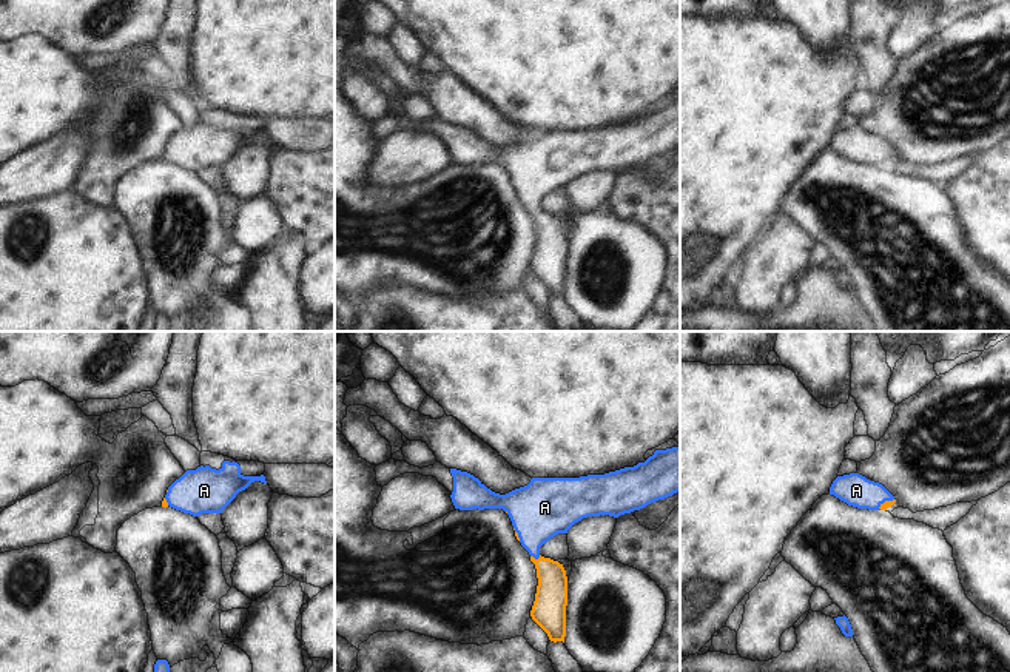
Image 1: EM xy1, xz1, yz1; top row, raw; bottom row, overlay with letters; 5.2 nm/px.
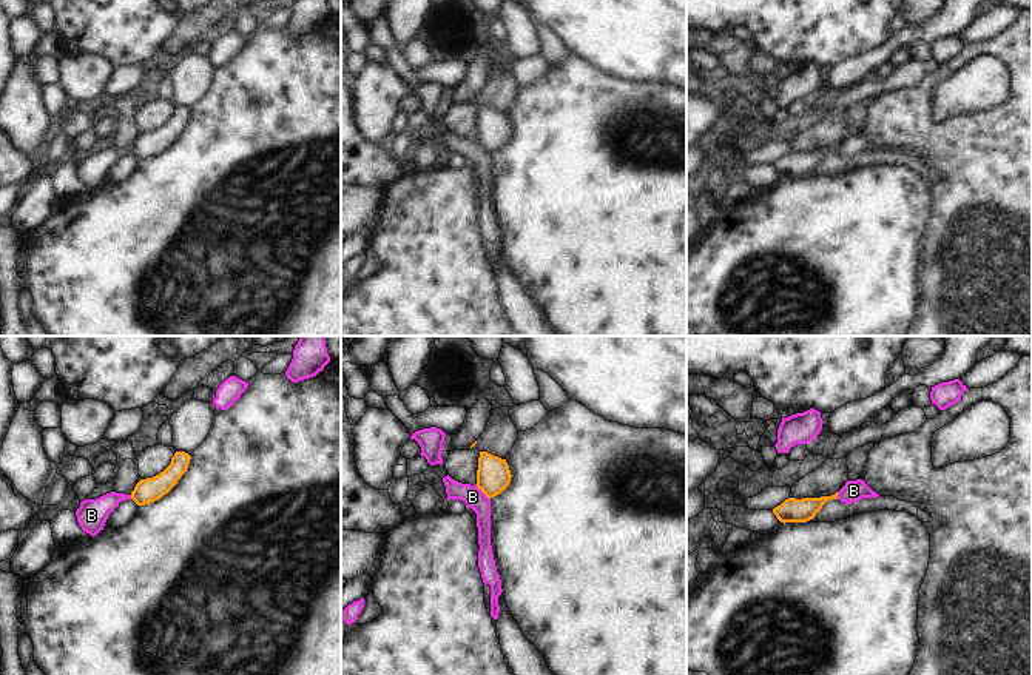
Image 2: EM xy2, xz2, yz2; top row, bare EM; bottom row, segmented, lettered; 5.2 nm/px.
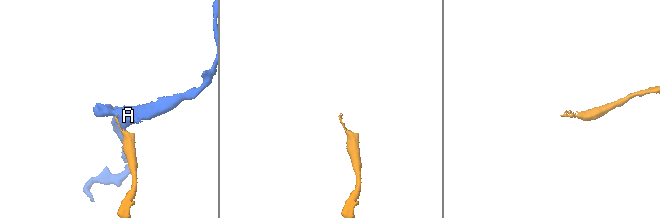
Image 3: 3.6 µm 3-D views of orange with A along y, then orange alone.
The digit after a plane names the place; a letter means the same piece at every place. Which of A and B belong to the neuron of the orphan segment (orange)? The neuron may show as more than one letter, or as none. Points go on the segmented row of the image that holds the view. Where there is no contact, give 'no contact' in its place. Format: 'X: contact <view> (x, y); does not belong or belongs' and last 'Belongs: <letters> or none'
A: contact xz1 (534, 558); belongs
B: contact xz2 (482, 490); does not belong
Belongs: A

